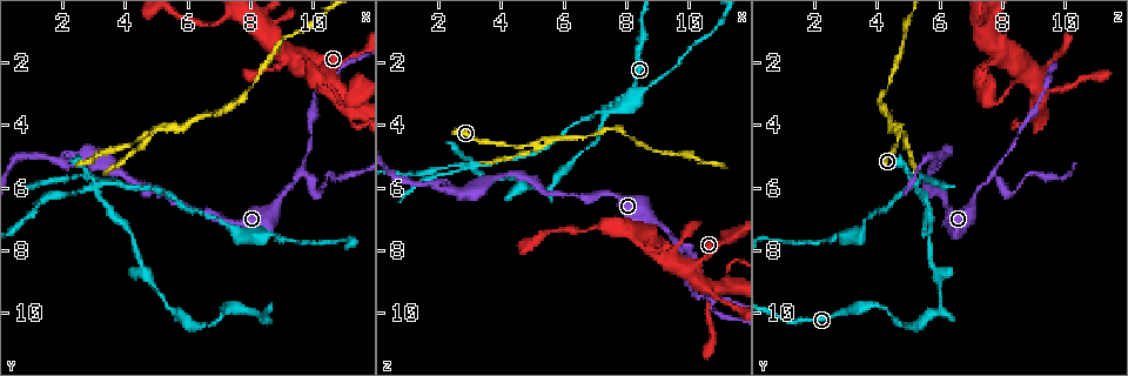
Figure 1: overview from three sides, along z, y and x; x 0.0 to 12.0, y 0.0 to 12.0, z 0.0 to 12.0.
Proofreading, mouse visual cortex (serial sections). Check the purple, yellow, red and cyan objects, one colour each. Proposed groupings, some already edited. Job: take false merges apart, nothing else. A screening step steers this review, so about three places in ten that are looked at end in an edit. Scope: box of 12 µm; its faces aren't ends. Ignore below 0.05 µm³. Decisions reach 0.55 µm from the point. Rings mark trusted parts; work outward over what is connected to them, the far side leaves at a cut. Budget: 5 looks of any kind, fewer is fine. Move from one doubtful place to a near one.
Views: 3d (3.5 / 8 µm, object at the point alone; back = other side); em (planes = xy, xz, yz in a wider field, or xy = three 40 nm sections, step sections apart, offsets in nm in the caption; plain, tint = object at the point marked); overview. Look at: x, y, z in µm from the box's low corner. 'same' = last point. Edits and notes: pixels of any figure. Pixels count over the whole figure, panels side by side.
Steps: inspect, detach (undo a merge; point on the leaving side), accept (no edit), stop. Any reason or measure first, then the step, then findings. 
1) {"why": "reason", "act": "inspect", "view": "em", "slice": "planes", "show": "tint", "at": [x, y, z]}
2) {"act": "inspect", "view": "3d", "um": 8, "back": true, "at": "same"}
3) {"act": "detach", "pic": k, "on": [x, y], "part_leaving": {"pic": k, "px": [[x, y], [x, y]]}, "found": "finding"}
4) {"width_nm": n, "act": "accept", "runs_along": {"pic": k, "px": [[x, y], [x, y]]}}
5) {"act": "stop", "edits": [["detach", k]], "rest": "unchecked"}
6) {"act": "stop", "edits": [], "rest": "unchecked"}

{"why": "sudden change in width", "act": "inspect", "view": "3d", "um": 3.5, "at": [5.2, 9.5, 6.0]}

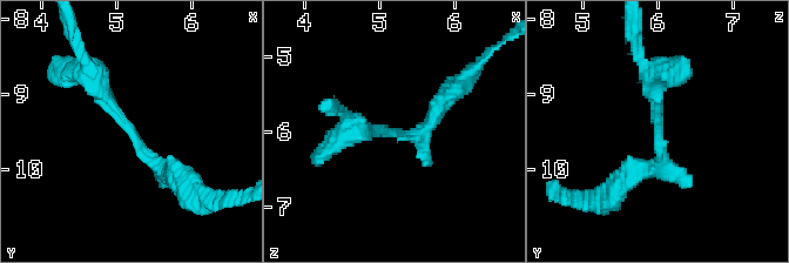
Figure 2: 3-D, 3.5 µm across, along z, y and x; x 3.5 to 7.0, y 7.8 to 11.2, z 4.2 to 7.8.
{"arm_widths_nm": [200, 250], "act": "inspect", "view": "em", "slice": "xy", "step": 3, "show": "tint", "at": [5.20, 9.50, 6.00]}

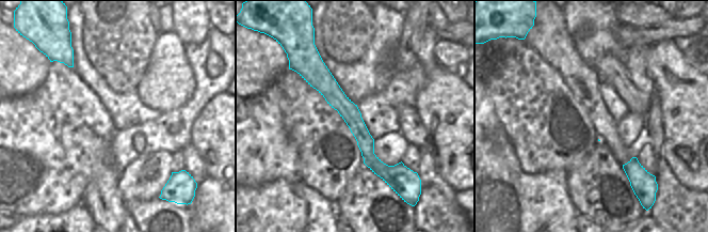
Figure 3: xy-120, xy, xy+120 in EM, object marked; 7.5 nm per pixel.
{"act": "accept", "runs_along": {"pic": 2, "px": [[175, 173], [142, 152], [88, 68]]}, "found": "one cell here"}

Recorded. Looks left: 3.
{"why": "four or more arms meet", "act": "inspect", "view": "3d", "um": 3.5, "at": [3.1, 6.0, 5.2]}

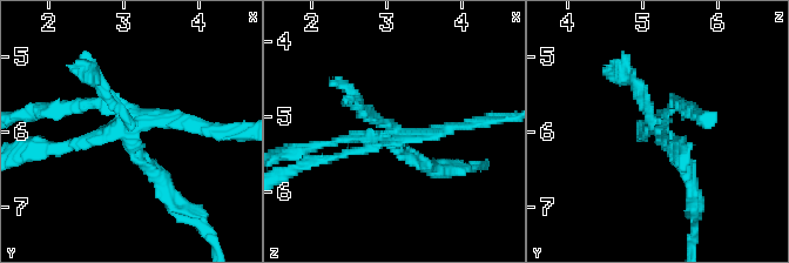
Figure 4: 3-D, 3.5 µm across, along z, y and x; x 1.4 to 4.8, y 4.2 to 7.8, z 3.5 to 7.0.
{"act": "inspect", "view": "em", "slice": "xy", "step": 5, "show": "tint", "at": [3.10, 6.05, 5.30]}

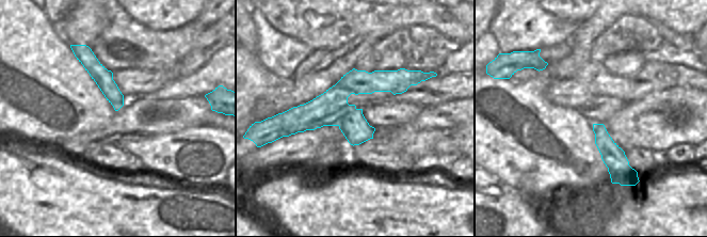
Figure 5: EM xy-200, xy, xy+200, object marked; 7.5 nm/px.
{"act": "detach", "pic": 4, "on": [88, 103], "found": "a second cell is stuck on"}

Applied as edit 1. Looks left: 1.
{"act": "stop", "edits": [["detach", 4]], "rest": "unchecked"}

